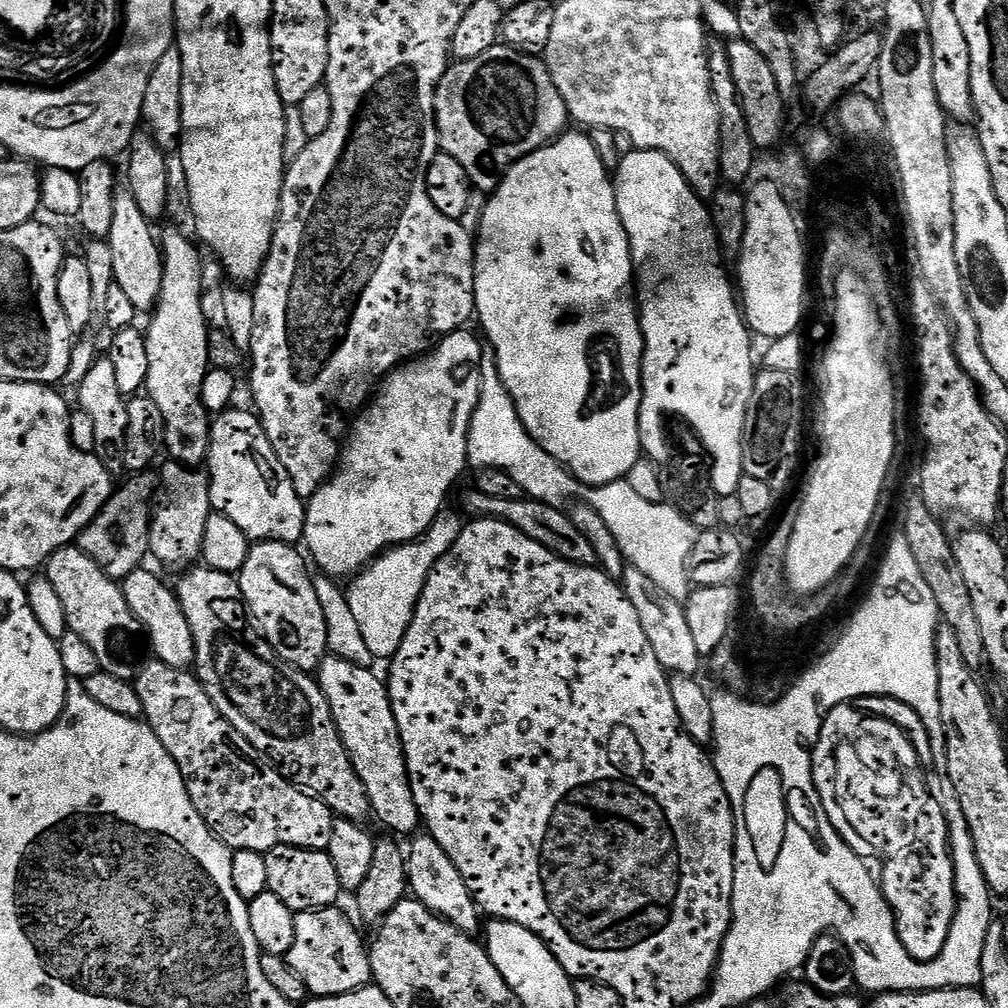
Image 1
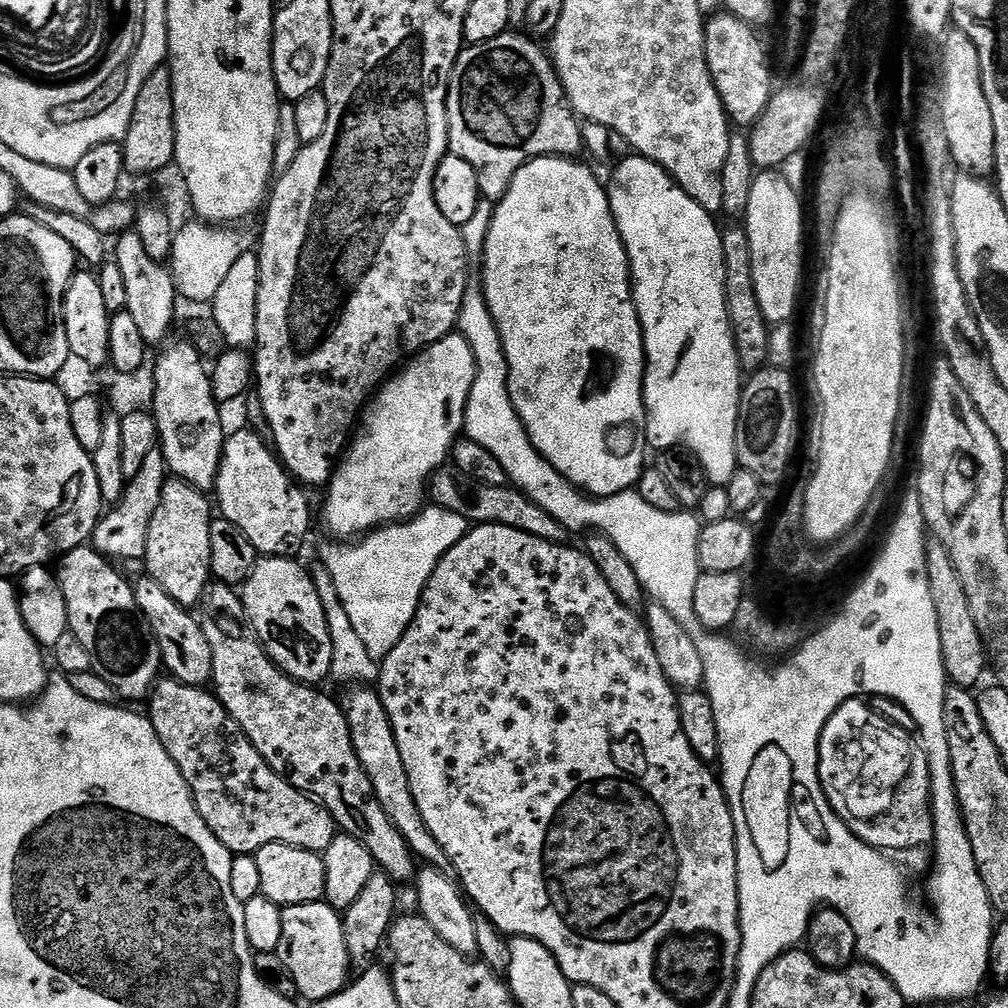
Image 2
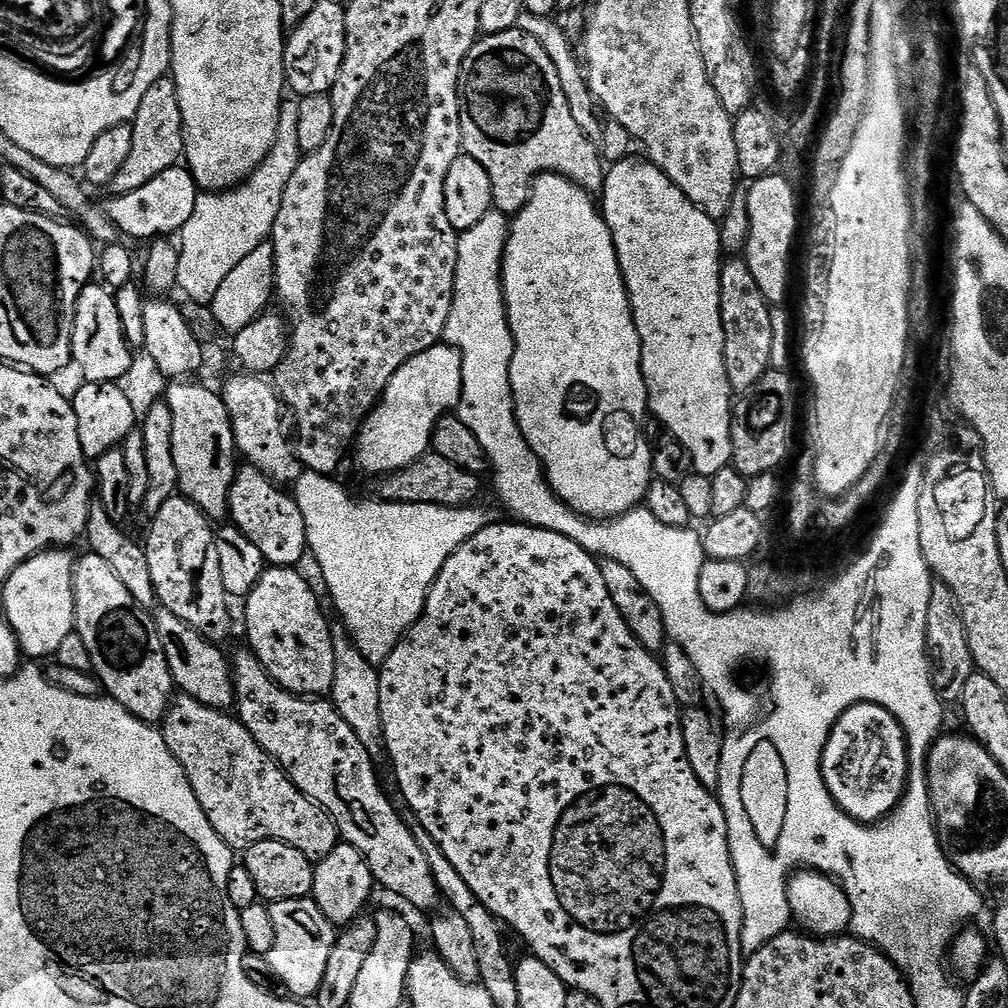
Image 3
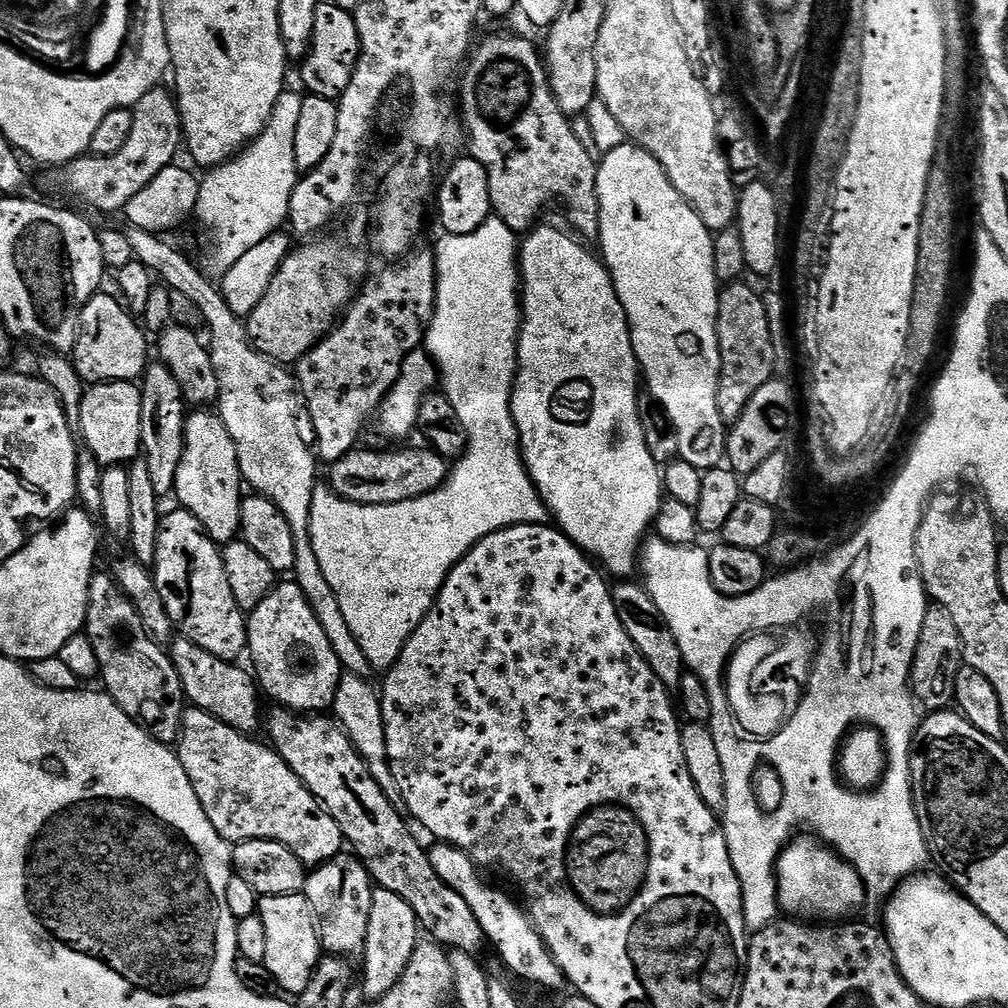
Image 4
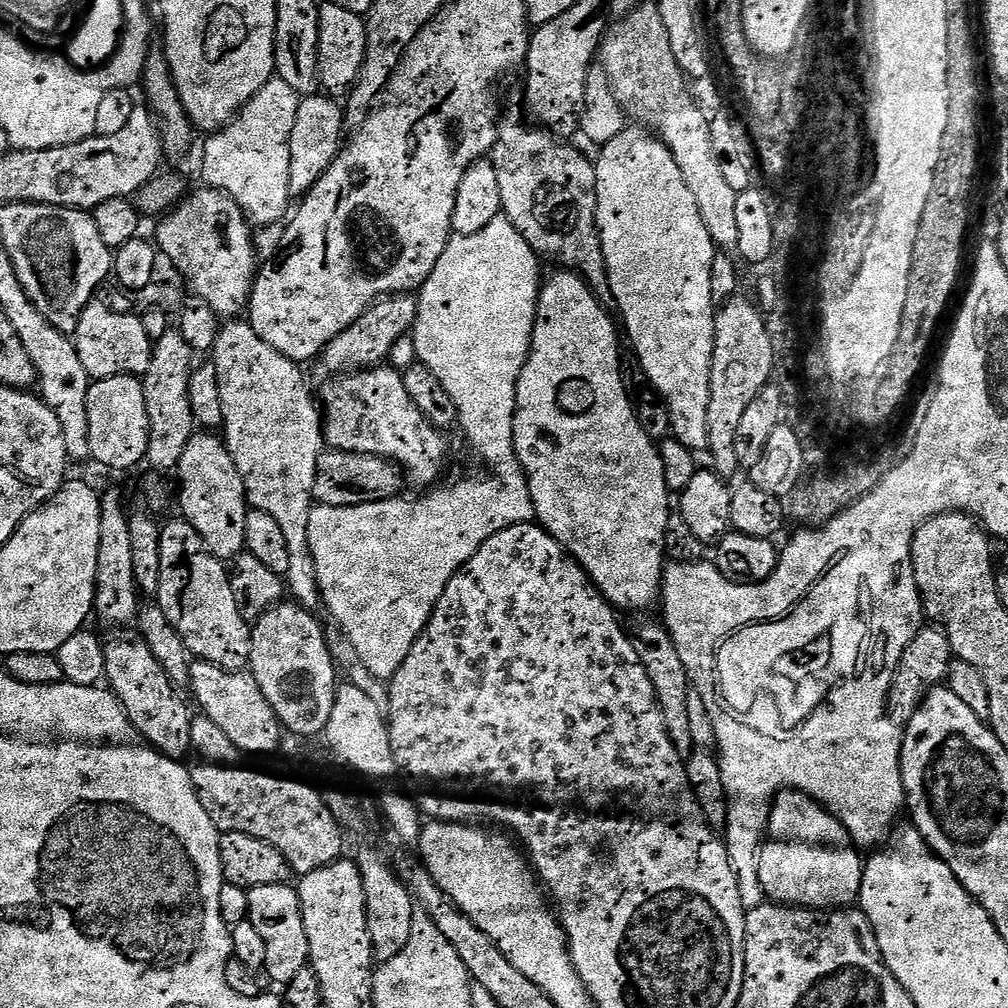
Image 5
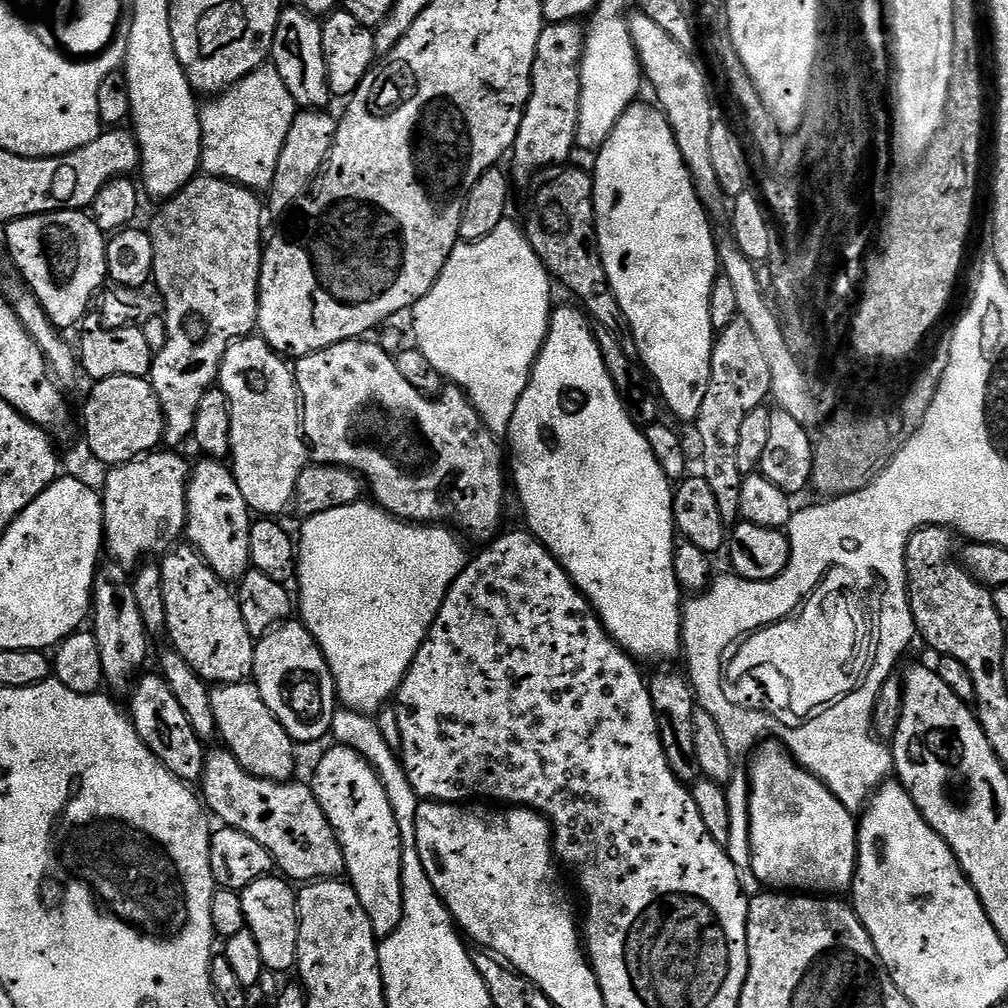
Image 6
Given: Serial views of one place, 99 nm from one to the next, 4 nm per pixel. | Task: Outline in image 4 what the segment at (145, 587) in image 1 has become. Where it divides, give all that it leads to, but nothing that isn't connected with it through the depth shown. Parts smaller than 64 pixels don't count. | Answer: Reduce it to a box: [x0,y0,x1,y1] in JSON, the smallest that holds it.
[170,635,262,734]

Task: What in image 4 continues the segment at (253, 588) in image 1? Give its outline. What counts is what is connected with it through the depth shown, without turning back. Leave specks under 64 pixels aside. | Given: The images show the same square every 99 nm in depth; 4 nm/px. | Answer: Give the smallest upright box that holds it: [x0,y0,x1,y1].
[247,582,342,714]

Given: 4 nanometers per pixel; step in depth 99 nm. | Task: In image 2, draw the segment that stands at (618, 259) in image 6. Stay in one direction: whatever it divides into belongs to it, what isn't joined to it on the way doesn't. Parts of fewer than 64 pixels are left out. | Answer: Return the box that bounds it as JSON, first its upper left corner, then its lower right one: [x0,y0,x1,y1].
[606,154,742,486]

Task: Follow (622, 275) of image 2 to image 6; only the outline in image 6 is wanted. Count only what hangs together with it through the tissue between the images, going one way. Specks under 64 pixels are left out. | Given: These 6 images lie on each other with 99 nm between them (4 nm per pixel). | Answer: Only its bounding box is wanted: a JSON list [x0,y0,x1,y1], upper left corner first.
[506,307,682,661]

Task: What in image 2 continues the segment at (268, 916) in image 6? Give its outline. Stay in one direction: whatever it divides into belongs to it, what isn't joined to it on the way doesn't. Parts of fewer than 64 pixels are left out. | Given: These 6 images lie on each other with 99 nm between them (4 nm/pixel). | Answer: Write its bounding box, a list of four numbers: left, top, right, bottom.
[278,902,350,1002]

